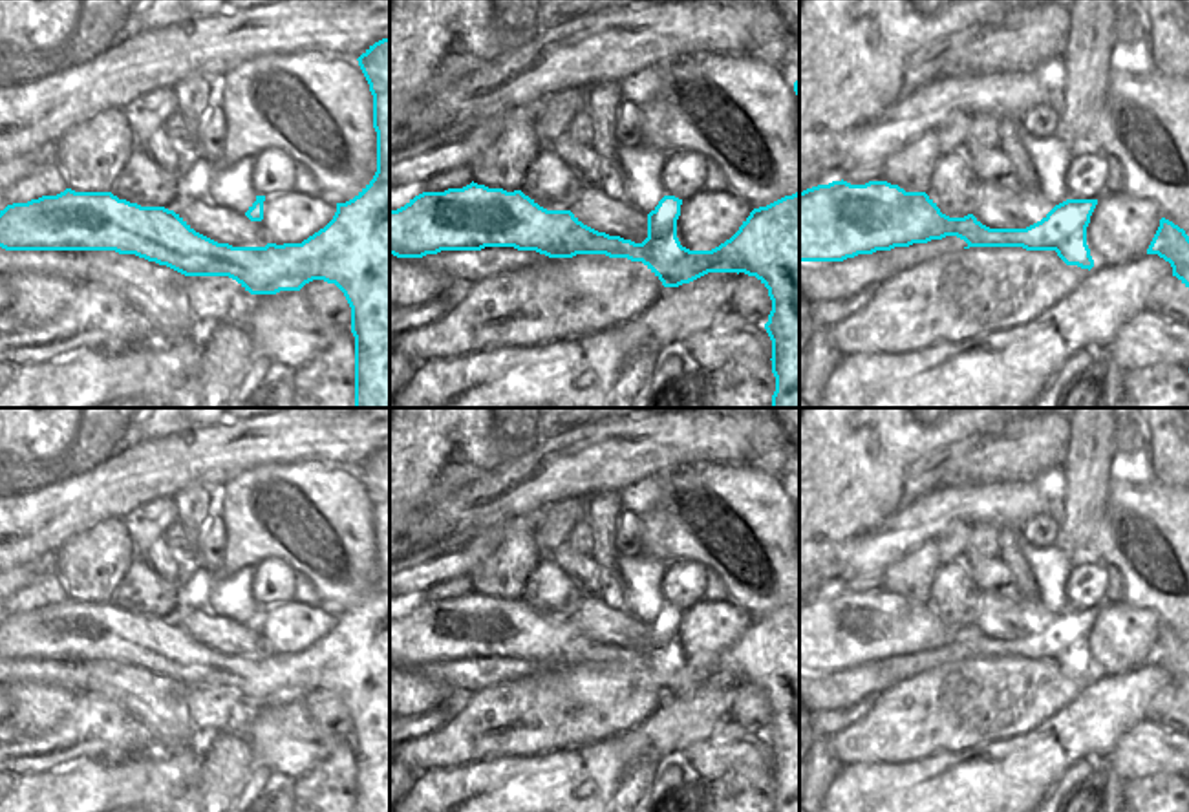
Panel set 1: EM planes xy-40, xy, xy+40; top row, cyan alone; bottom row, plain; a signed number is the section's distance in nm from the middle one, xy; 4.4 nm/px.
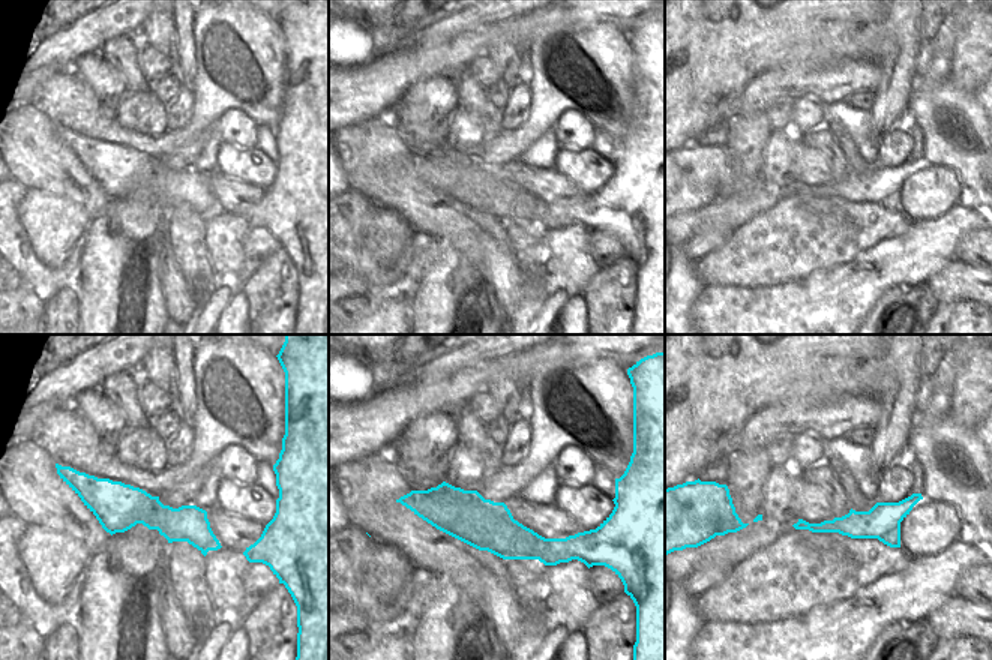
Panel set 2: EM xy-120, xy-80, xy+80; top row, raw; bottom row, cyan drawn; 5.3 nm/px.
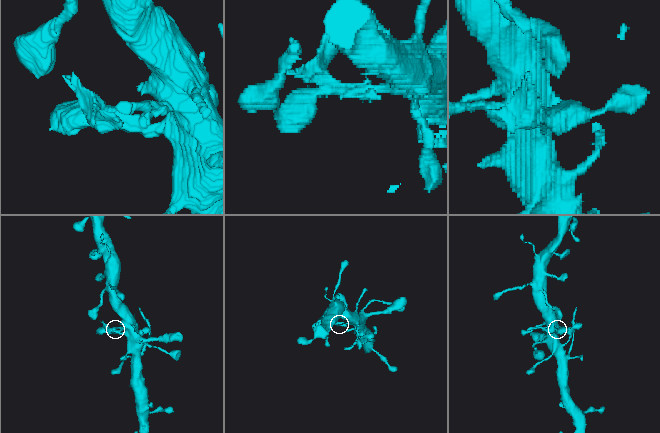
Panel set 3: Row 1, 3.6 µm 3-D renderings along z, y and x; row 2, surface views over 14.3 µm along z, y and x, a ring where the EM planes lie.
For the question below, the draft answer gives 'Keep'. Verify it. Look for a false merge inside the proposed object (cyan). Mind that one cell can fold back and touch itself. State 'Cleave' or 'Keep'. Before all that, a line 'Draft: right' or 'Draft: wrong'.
Draft: right
Keep.

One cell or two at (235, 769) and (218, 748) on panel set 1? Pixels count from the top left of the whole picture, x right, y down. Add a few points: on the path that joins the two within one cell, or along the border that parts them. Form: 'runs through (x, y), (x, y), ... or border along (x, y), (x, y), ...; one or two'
runs through (229, 763), (224, 754); one

